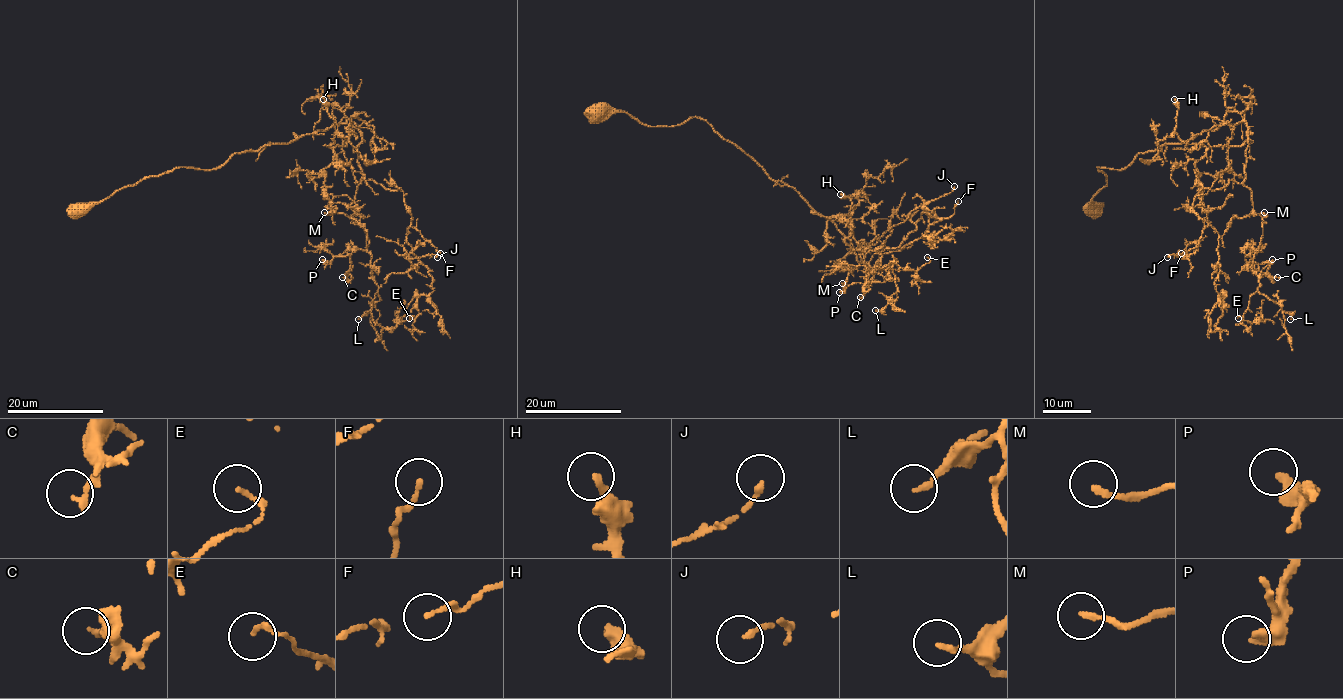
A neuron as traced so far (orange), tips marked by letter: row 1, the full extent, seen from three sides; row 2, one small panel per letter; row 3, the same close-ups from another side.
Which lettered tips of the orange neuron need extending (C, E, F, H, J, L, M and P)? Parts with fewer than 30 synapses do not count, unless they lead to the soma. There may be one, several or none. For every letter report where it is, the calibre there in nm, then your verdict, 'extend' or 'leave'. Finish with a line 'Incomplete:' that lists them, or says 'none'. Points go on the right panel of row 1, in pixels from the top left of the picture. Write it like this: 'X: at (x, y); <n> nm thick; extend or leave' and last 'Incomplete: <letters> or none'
C: at (1277, 277); 180 nm thick; leave
E: at (1238, 318); 140 nm thick; leave
F: at (1181, 253); 130 nm thick; leave
H: at (1174, 99); 240 nm thick; leave
J: at (1167, 257); 150 nm thick; leave
L: at (1290, 319); 160 nm thick; leave
M: at (1264, 212); 170 nm thick; extend
P: at (1272, 259); 360 nm thick; leave
Incomplete: M

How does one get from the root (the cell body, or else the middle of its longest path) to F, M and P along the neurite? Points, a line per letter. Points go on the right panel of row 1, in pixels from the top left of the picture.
F: (1094, 210), (1099, 167), (1242, 118), (1245, 180), (1198, 193), (1208, 226), (1181, 253)
M: (1094, 210), (1107, 184), (1099, 167), (1123, 169), (1140, 152), (1242, 118), (1244, 184), (1253, 210), (1264, 212)
P: (1094, 210), (1107, 184), (1099, 167), (1123, 169), (1242, 118), (1244, 184), (1263, 221), (1245, 259), (1272, 259)

